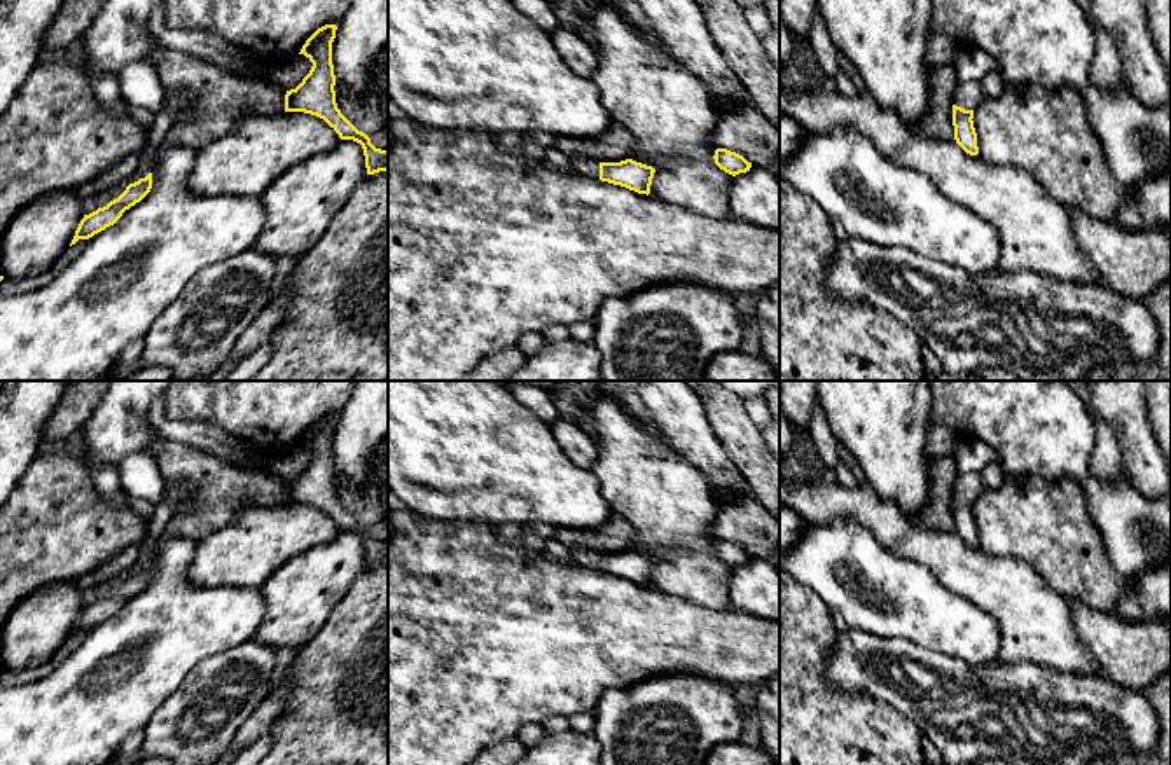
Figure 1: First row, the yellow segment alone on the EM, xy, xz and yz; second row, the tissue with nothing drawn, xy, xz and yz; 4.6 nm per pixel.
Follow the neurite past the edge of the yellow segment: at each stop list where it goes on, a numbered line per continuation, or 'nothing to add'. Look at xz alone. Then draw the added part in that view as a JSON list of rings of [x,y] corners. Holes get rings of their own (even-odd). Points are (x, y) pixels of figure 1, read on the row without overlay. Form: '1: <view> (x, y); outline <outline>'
1: xz (589, 559); outline [[[572,550],[572,561],[582,568],[589,568],[592,571],[599,571],[599,554],[592,550]]]

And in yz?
1: yz (967, 486); outline [[[975,472],[958,473],[958,479],[953,487],[956,498],[975,503],[980,491],[982,491],[980,473]]]

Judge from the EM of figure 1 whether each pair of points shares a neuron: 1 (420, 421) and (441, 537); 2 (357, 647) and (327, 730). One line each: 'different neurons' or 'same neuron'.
1: different neurons
2: same neuron

